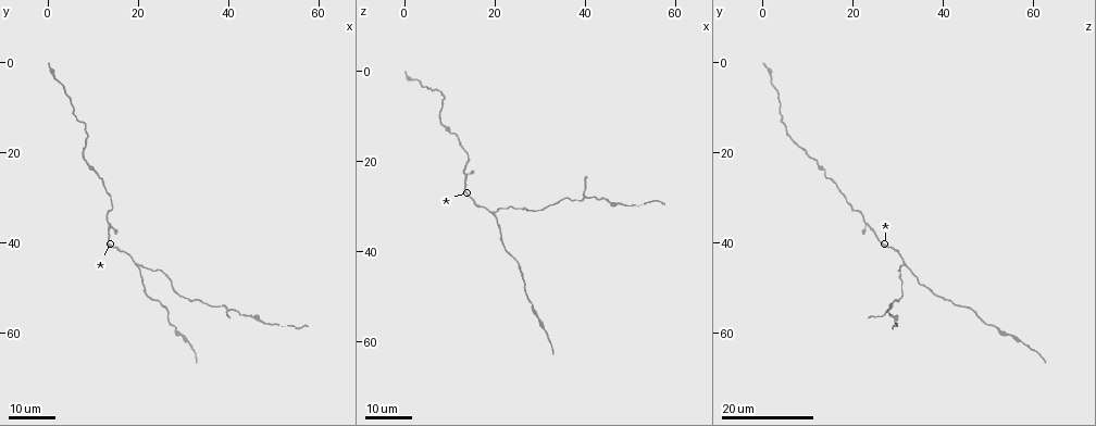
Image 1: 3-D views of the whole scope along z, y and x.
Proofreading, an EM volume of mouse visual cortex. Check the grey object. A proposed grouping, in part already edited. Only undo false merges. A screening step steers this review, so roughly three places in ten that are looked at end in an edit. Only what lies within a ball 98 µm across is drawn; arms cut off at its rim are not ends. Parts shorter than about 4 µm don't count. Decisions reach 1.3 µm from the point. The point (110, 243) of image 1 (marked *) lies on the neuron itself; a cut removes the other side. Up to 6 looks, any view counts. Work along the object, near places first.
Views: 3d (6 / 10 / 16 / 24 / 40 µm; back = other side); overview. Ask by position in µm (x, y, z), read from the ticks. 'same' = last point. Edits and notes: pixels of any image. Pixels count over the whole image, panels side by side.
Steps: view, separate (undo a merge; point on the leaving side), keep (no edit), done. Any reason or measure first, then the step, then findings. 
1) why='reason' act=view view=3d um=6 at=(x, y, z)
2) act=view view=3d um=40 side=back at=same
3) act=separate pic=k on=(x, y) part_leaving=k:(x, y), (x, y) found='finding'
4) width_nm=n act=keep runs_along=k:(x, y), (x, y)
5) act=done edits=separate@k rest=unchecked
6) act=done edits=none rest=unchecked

why='three-way junction' act=view view=3d um=16 at=(20.5, 45.5, 31.5)

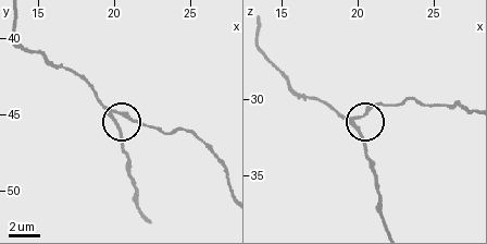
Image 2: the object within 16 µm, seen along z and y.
act=view view=3d um=6 at=(20.0, 45.0, 31.4)

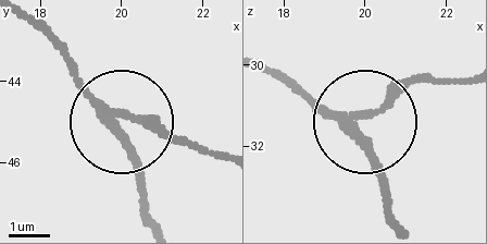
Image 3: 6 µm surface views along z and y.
width_nm=230 act=keep runs_along=3:(264, 64), (313, 106), (358, 113), (386, 210) found='continuous, no second neuron'

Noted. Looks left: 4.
why='a fork' act=view view=3d um=16 at=(39.5, 54.5, 27.5)

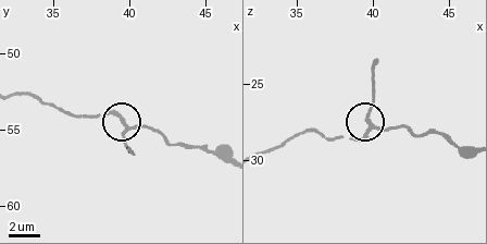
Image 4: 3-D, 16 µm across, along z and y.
act=view view=3d um=10 at=(40.0, 54.6, 28.0)

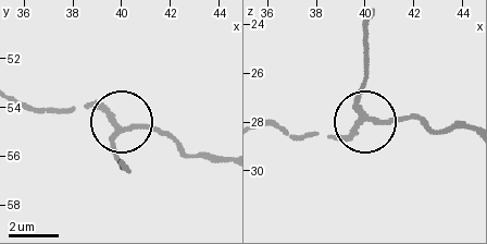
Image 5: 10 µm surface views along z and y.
arms=3 act=keep found='all the same neuron'

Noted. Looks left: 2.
why='sudden change in width' act=view view=3d um=24 at=(47.5, 57.5, 29.0)

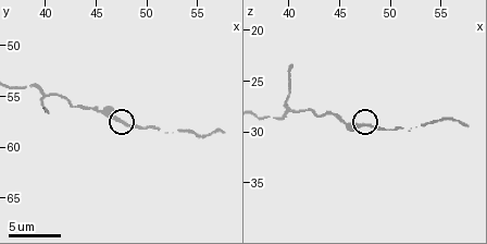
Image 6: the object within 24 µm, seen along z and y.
why='zoom in' act=view view=3d um=6 at=(47.4, 57.2, 29.2)

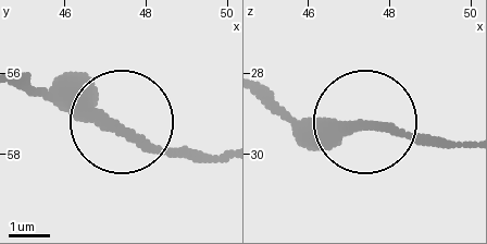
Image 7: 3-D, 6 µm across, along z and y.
act=keep runs_along=7:(264, 88), (306, 116), (448, 144) found='continuous, no second neuron'

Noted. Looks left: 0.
act=done edits=none rest=unchecked

